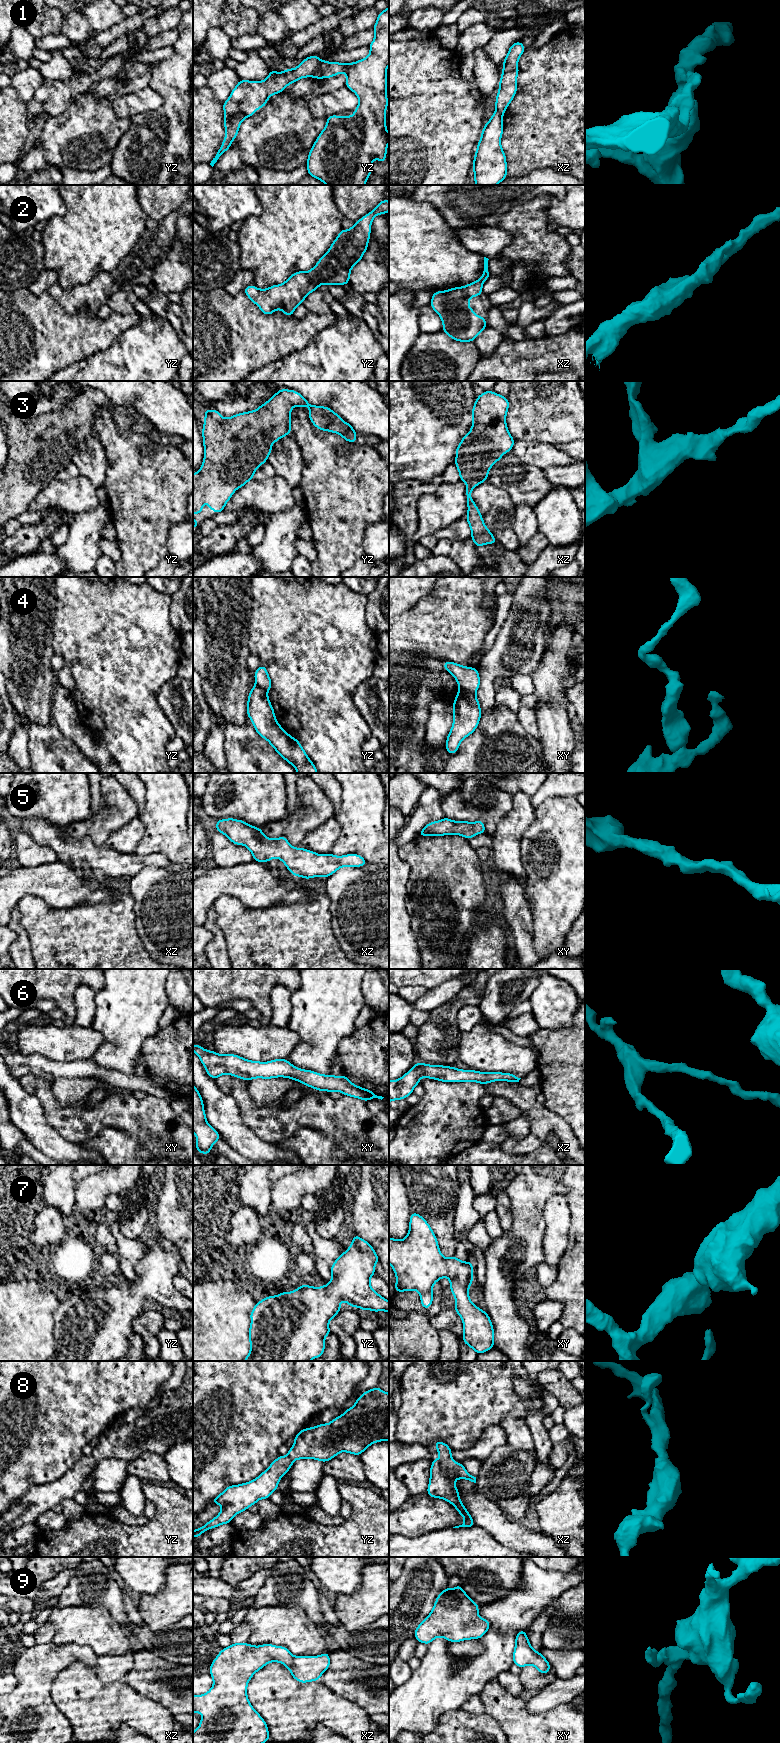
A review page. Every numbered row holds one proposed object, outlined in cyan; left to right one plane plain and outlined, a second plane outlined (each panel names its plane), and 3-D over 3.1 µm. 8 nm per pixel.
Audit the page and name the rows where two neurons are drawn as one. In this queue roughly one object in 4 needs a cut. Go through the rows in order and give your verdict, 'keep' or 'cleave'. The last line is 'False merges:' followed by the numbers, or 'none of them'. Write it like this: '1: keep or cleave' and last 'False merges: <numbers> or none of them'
1: cleave
2: keep
3: keep
4: cleave
5: keep
6: cleave
7: keep
8: keep
9: keep
False merges: 1, 4, 6

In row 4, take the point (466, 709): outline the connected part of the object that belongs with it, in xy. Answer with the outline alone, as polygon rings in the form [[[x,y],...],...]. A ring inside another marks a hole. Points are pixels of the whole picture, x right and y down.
[[[459,690],[453,702],[453,725],[446,739],[446,751],[455,754],[460,743],[477,728],[482,716],[476,692]]]

